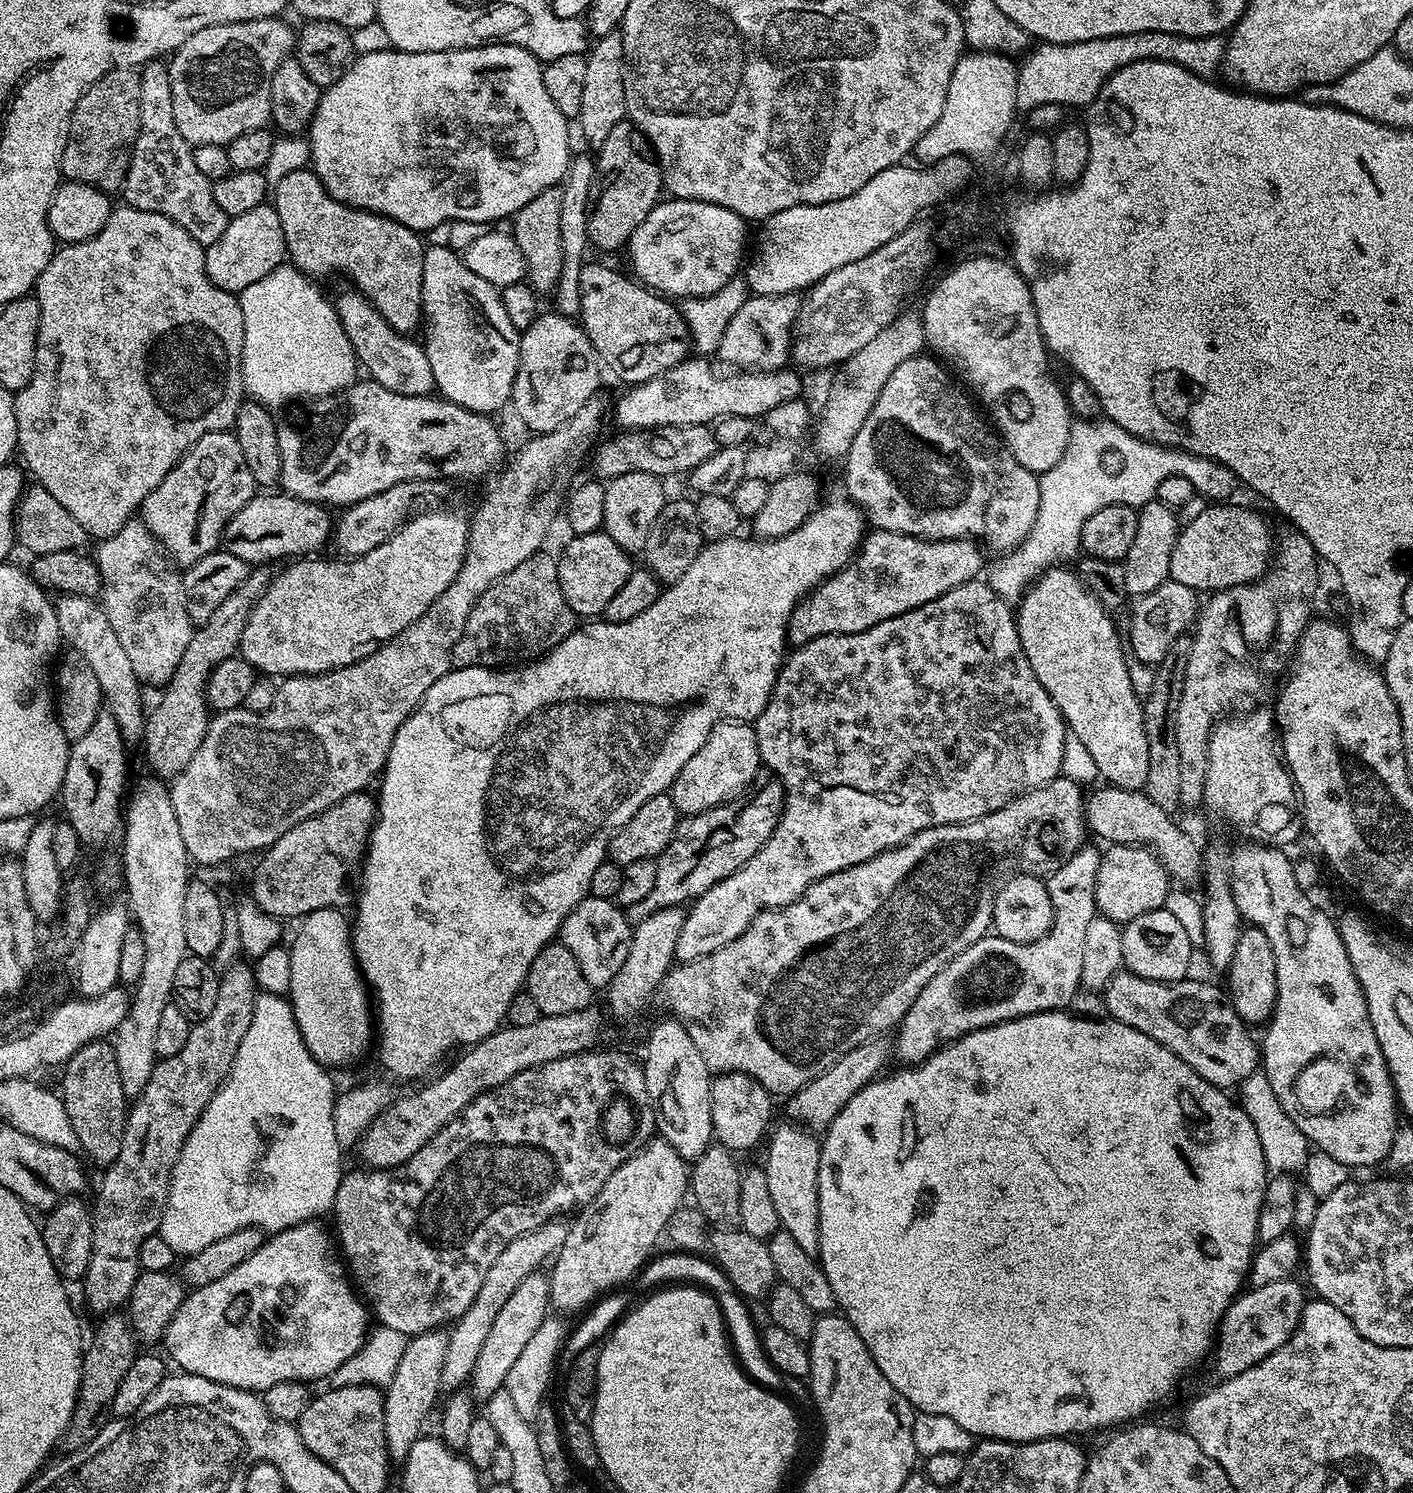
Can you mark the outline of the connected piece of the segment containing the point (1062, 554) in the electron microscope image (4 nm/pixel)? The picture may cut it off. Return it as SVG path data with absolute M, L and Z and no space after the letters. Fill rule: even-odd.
M1107 418L1076 420L1066 442L1066 450L1062 458L1058 458L1058 464L1039 473L1038 518L1030 534L1026 534L1015 552L993 559L996 560L993 564L991 561L986 572L986 583L1003 600L1019 601L1042 573L1049 568L1072 562L1068 560L1077 559L1081 551L1082 526L1086 526L1086 522L1090 522L1090 518L1098 514L1098 510L1106 510L1106 506L1115 504L1125 504L1139 510L1156 499L1158 486L1166 478L1186 478L1186 482L1194 486L1196 495L1209 502L1231 501L1235 497L1232 495L1236 488L1238 489L1236 475L1216 460L1196 456L1182 448L1170 448L1150 440L1138 439ZM1108 444L1136 444L1136 484L1132 480L1125 484L1120 481L1120 468L1112 464L1112 448Z

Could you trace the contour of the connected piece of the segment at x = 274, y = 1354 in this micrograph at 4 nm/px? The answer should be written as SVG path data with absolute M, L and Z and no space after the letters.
M305 1222L295 1224L292 1228L283 1228L280 1232L271 1233L265 1239L264 1245L258 1250L254 1250L254 1254L250 1254L250 1258L246 1258L246 1262L242 1262L242 1266L234 1266L234 1270L230 1270L230 1274L226 1274L223 1278L218 1278L218 1282L210 1282L210 1286L191 1289L185 1295L182 1306L178 1306L170 1326L164 1332L162 1348L165 1348L163 1351L166 1353L167 1359L171 1363L173 1360L180 1367L177 1369L181 1373L189 1376L210 1378L219 1384L234 1386L235 1388L246 1388L249 1392L260 1394L263 1393L265 1388L274 1386L278 1382L290 1382L291 1380L299 1380L301 1382L323 1381L331 1372L338 1370L338 1366L342 1366L342 1362L346 1362L346 1358L352 1358L358 1352L360 1347L364 1345L369 1331L369 1309L366 1307L365 1301L358 1295L357 1289L350 1279L349 1273L346 1271L345 1261L334 1243L329 1229L327 1232L320 1225L320 1222Z

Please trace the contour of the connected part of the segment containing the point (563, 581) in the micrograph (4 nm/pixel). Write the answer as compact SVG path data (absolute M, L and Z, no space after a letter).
M603 530L572 536L569 541L569 544L558 552L556 561L562 594L570 610L574 610L577 617L599 617L606 602L610 602L610 598L614 598L614 593L626 583L626 578L630 578L634 567L633 557L624 552L622 546L618 546L618 542L614 542L614 538L610 538Z

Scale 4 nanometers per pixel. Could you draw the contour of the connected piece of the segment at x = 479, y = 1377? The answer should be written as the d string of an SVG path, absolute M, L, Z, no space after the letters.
M543 1271L531 1272L522 1283L514 1289L514 1294L502 1305L502 1311L494 1317L494 1326L490 1326L490 1334L486 1334L486 1342L482 1342L482 1350L478 1350L478 1362L474 1362L474 1370L470 1377L470 1392L477 1401L488 1400L501 1391L514 1366L514 1361L522 1355L522 1349L530 1343L530 1338L538 1334L538 1326L549 1319L552 1295L550 1282Z

